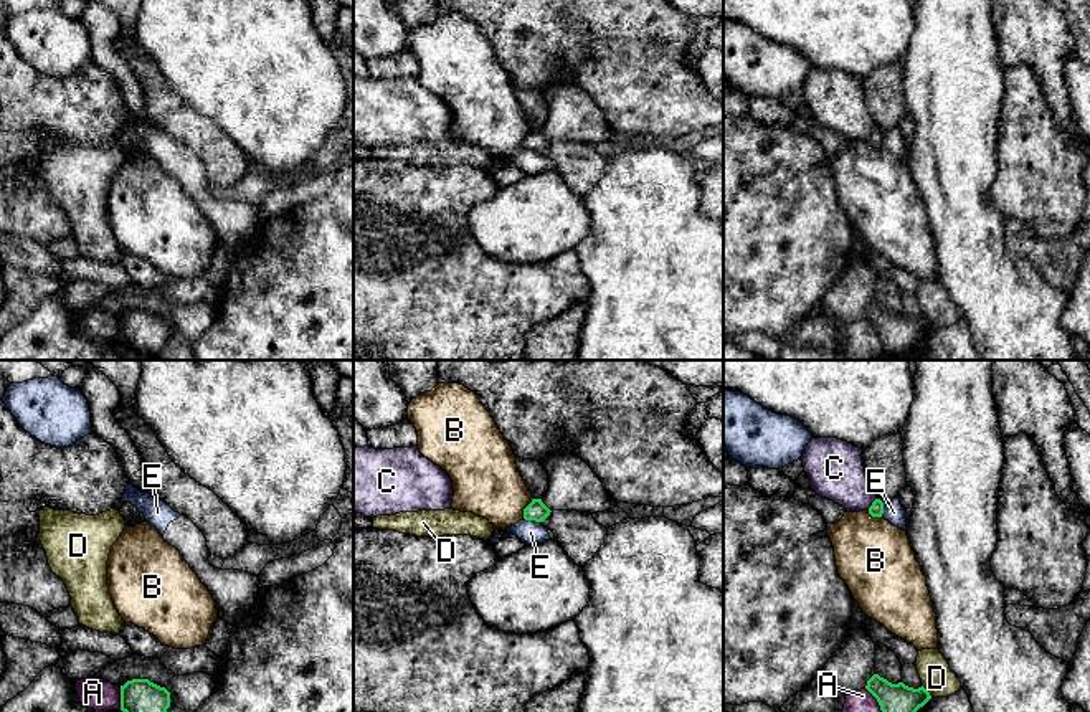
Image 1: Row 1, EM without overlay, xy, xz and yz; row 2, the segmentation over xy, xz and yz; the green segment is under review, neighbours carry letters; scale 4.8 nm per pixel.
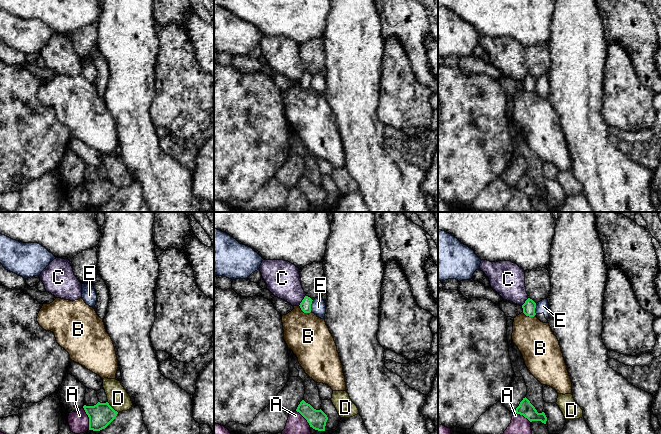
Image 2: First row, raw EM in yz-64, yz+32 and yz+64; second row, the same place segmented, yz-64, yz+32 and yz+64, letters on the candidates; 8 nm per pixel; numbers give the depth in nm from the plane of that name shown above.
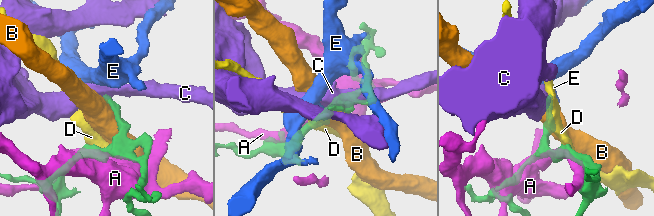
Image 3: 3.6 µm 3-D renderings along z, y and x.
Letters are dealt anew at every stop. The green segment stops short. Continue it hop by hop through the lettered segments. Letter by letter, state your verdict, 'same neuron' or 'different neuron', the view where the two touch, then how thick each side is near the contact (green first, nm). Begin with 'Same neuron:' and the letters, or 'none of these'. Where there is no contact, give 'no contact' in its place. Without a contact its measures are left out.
Same neuron: none of these
A: different neuron; contact in xy; calibres 200 and 150 nm
B: different neuron; contact in xz; calibres 100 and 320 nm
C: different neuron; contact in yz; calibres 70 and 260 nm
D: different neuron; contact in yz; calibres 190 and 160 nm
E: different neuron; contact in xz; calibres 100 and 120 nm

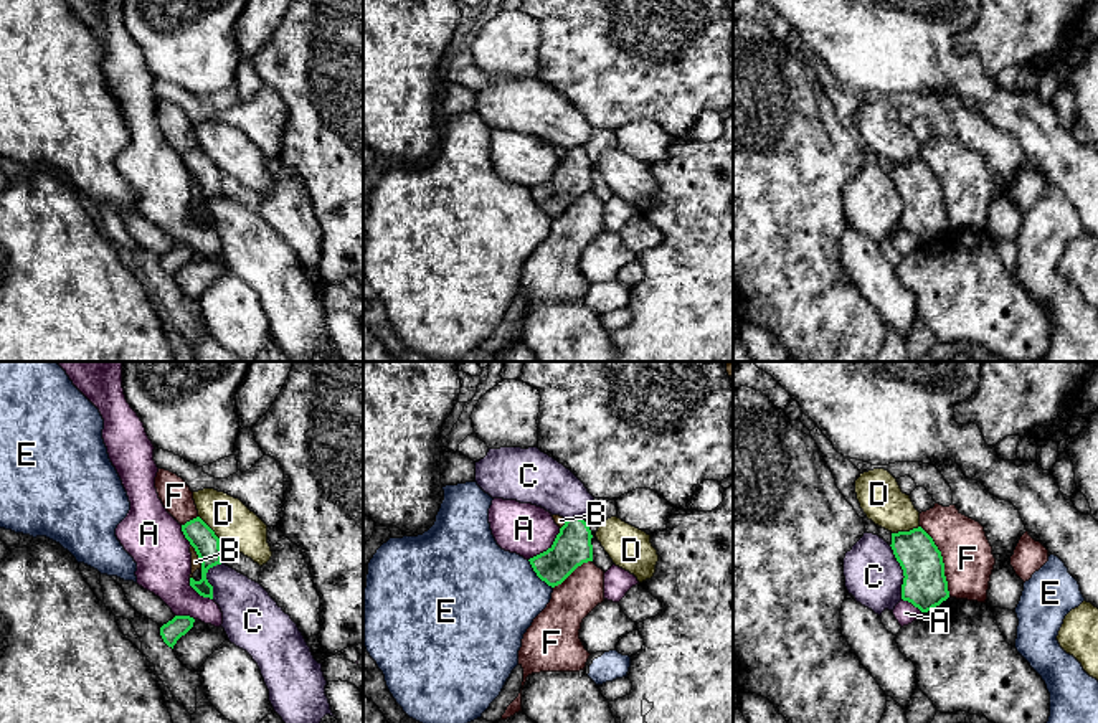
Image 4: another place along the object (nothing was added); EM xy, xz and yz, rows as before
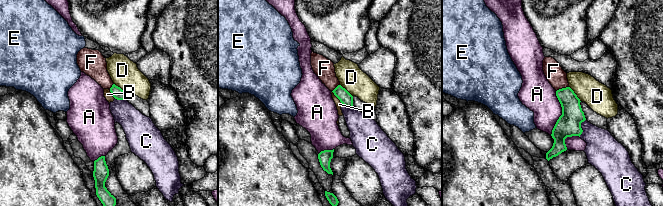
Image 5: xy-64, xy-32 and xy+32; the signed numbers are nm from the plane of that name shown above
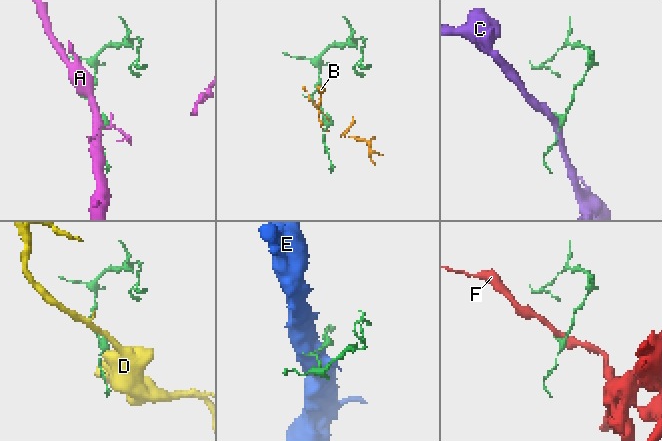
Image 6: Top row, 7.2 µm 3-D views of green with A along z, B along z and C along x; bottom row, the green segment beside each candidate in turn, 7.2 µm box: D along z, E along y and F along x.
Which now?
Same neuron: none of these
A: different neuron; contact in xz; calibres 190 and 260 nm
B: different neuron; contact in xy; calibres 130 and 50 nm
C: different neuron; contact in yz; calibres 220 and 280 nm
D: different neuron; contact in yz; calibres 200 and 220 nm
E: different neuron; contact in xz; calibres 190 and 480 nm
F: different neuron; contact in yz; calibres 220 and 240 nm

